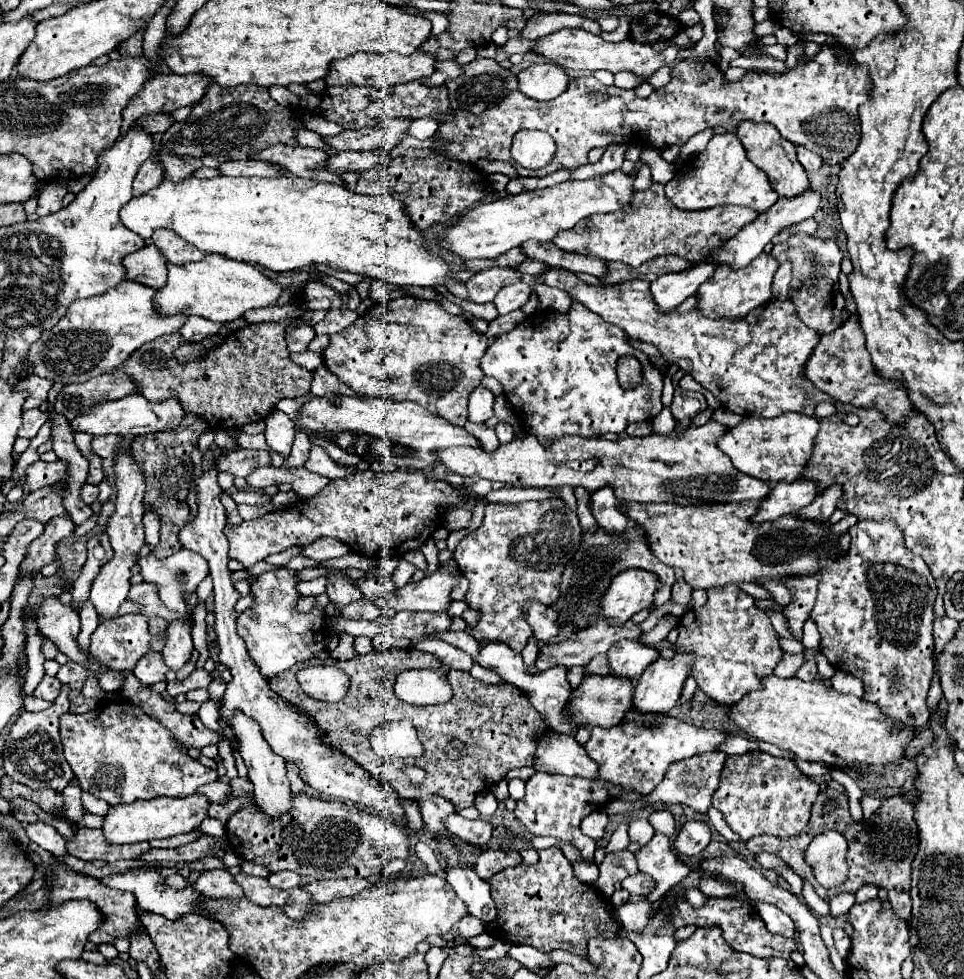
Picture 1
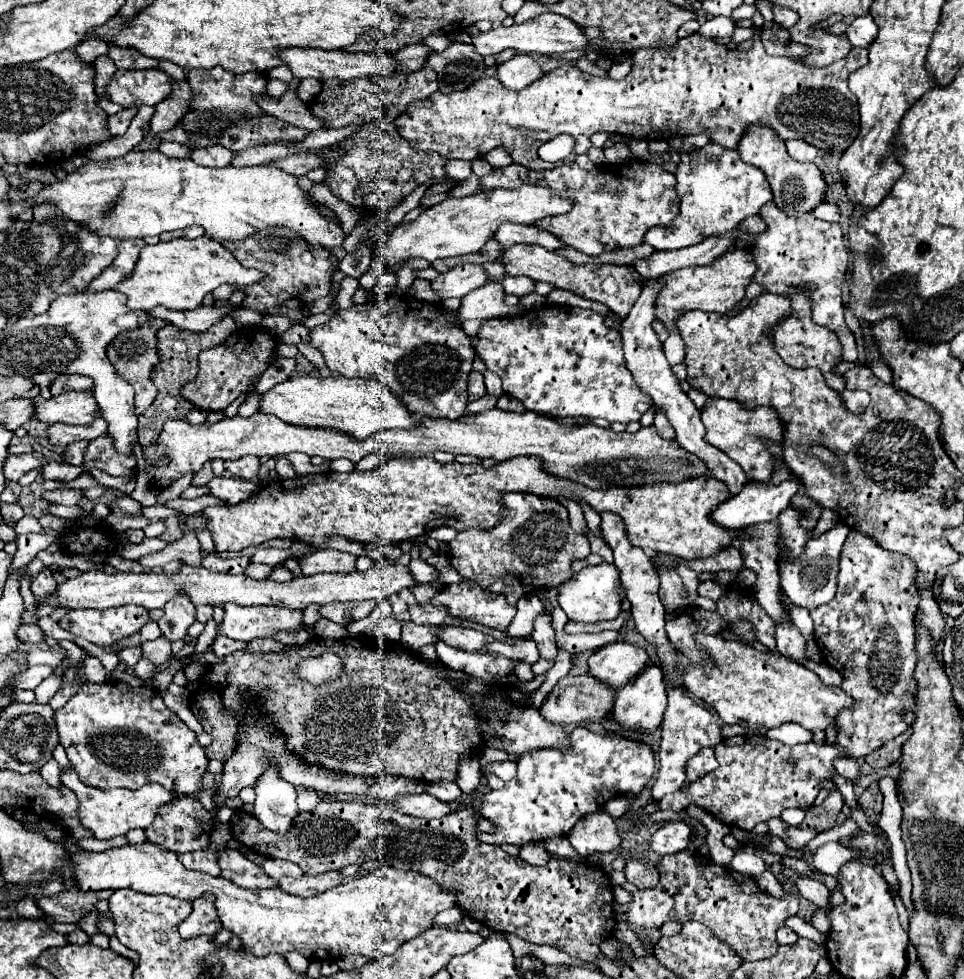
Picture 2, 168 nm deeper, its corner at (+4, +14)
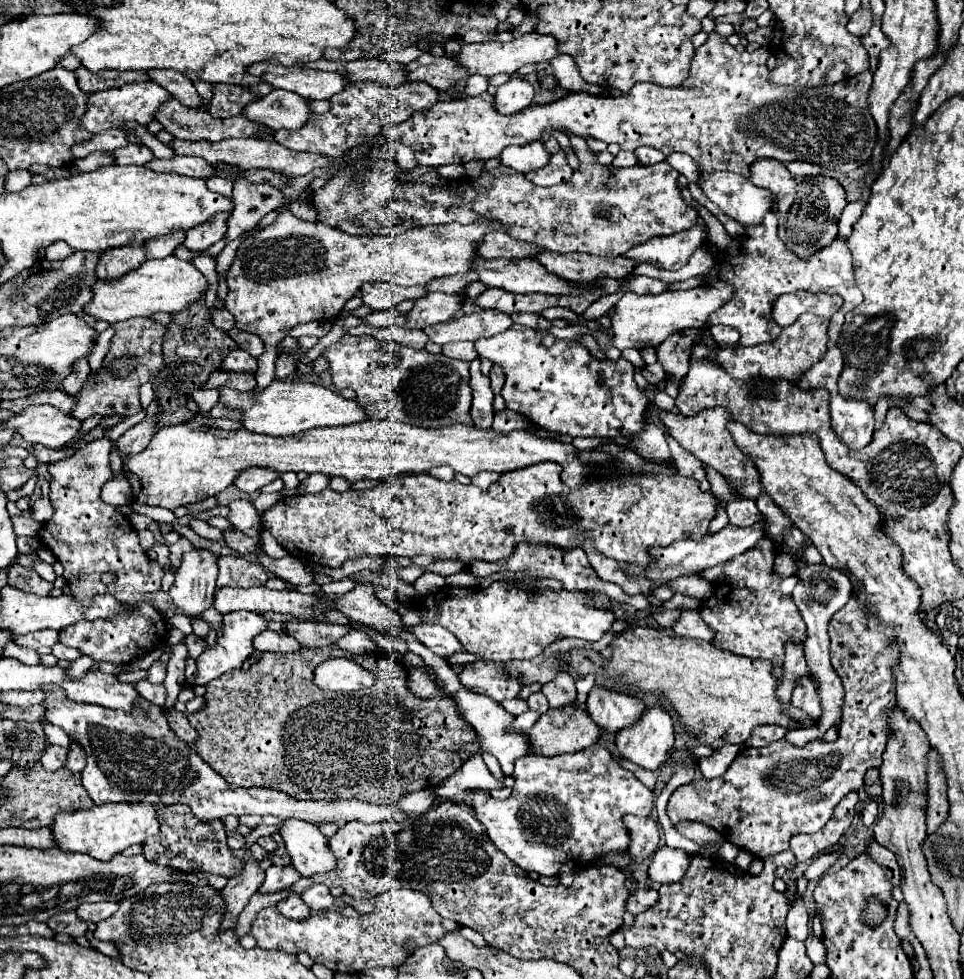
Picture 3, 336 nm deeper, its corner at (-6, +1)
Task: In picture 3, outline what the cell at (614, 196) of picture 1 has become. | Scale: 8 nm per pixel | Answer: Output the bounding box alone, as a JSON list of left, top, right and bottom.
[224,211,504,351]

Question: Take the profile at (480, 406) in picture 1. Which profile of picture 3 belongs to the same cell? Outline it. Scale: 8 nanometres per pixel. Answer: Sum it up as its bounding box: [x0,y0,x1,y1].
[470,359,494,429]

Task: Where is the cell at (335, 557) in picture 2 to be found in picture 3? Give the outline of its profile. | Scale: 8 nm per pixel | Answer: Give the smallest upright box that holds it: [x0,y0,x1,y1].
[254,547,314,585]

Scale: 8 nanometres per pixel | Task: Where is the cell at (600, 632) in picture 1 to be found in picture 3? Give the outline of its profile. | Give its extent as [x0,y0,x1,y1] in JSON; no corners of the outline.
[458,661,522,703]

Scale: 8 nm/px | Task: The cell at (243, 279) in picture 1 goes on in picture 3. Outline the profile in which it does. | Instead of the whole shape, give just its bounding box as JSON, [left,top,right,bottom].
[84,255,206,325]

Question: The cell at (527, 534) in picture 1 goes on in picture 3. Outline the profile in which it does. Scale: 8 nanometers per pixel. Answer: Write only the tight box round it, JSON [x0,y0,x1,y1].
[470,543,650,609]

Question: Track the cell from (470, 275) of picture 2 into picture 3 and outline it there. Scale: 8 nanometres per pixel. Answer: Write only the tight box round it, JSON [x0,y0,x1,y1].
[404,293,462,329]

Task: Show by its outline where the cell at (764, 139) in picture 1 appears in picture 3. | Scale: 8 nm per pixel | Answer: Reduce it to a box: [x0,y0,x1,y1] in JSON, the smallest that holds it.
[750,159,848,259]

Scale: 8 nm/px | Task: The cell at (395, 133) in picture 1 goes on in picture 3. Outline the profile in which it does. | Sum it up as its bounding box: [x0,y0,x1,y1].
[244,91,310,129]

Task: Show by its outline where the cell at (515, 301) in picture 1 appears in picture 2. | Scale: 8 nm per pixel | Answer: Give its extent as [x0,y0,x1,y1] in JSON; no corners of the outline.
[458,280,520,320]

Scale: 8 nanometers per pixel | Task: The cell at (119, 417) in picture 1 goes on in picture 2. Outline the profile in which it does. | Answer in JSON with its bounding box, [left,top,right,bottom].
[34,390,100,424]

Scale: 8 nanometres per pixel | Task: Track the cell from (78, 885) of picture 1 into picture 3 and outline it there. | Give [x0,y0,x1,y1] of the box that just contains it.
[76,903,118,923]

